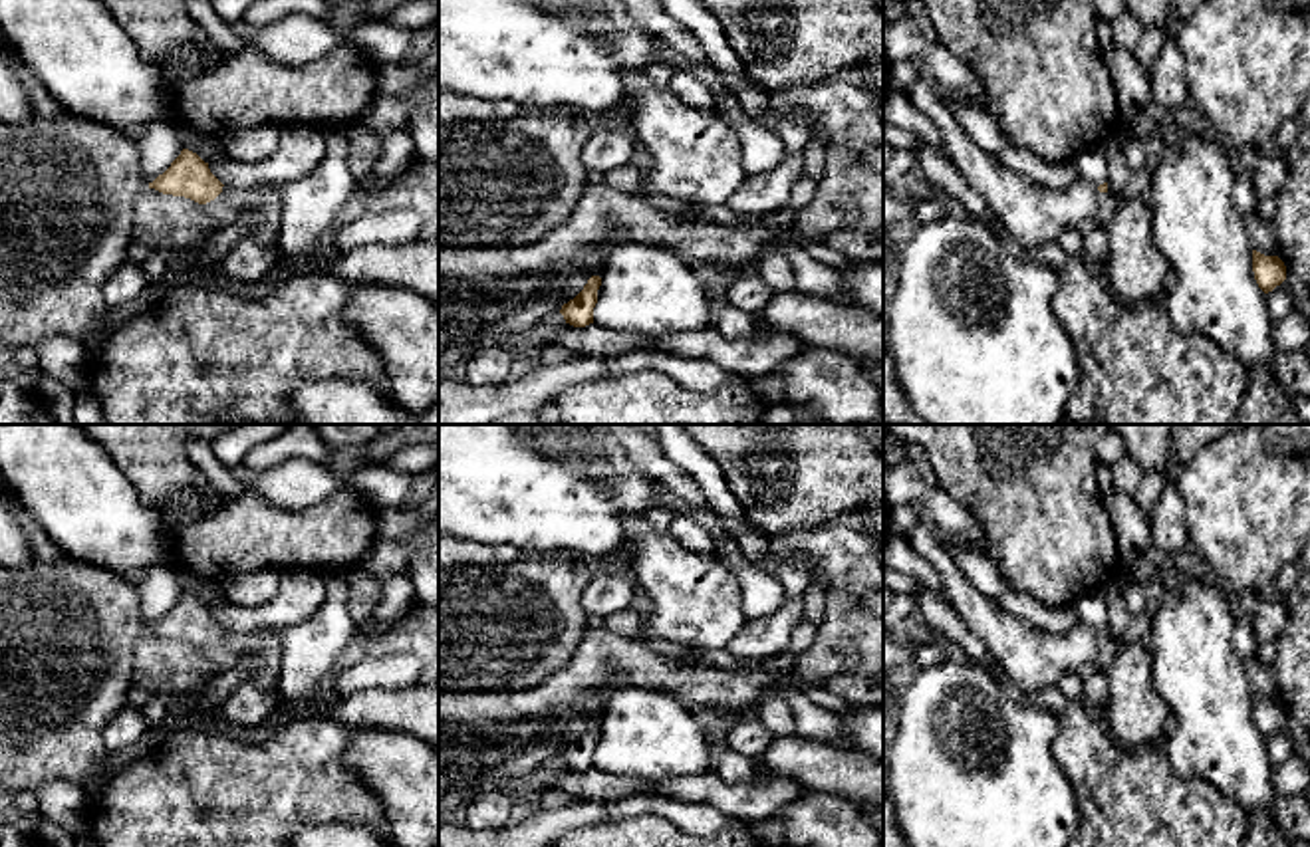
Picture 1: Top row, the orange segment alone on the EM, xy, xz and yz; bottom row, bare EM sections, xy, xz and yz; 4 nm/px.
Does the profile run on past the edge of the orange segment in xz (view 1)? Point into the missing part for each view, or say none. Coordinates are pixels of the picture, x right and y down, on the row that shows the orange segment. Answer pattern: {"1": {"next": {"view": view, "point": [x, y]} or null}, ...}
{"1": {"next": null}}

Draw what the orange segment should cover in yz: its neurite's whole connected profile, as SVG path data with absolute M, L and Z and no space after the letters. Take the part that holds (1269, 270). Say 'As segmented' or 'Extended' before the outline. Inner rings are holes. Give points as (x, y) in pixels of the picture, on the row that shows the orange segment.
As segmented. M1252 250L1252 272L1258 288L1268 294L1286 280L1286 266L1278 256Z

